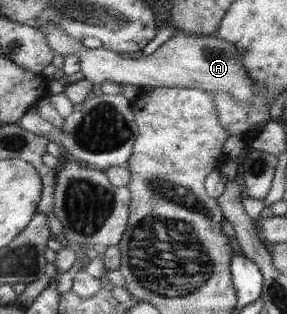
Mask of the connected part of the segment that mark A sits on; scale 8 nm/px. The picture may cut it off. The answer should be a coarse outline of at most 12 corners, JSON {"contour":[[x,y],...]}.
{"contour":[[41,25],[85,80],[229,92],[255,81],[235,45],[177,32],[149,56],[91,49]]}

